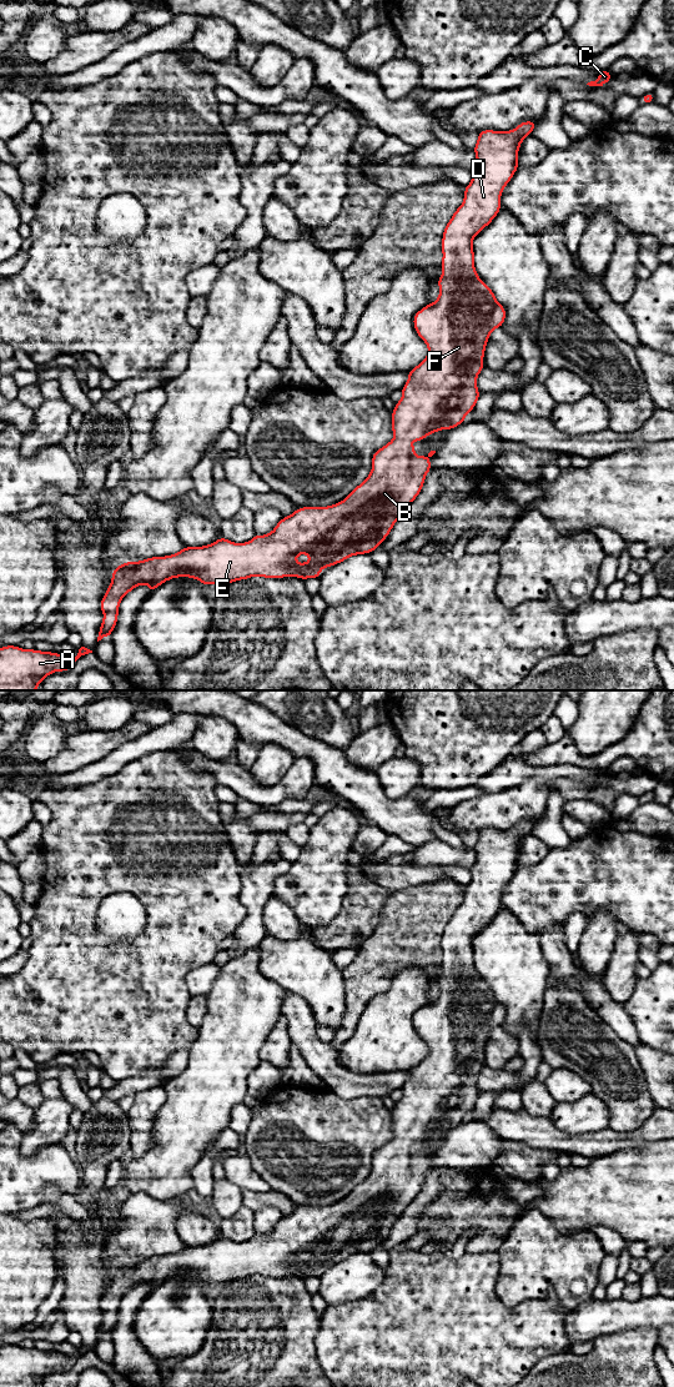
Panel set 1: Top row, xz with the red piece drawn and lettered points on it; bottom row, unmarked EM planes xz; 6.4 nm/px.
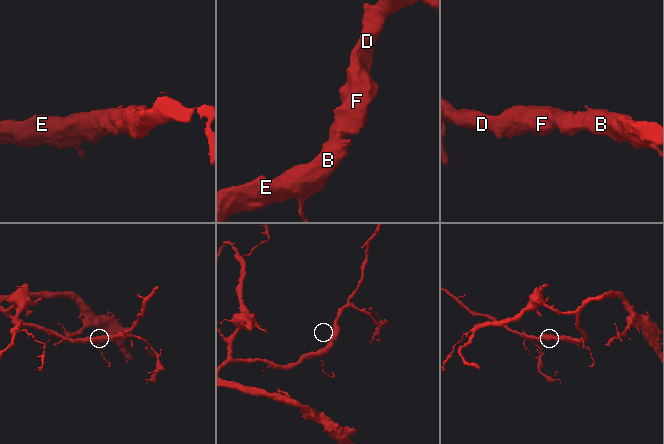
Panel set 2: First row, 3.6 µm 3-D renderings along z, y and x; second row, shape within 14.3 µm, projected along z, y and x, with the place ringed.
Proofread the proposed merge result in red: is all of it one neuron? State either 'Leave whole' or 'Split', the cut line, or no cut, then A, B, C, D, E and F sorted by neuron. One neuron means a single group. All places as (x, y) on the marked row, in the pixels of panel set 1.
Leave whole. No split. Groups: A B C D E F

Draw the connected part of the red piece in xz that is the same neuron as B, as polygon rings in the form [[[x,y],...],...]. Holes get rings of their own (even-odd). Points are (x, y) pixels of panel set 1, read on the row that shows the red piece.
[[[523,121],[510,131],[482,130],[478,132],[478,141],[473,149],[477,162],[472,170],[472,181],[464,187],[464,200],[448,221],[442,236],[443,260],[439,265],[442,276],[436,281],[439,286],[439,296],[434,302],[417,311],[413,317],[413,326],[419,338],[426,342],[428,355],[418,366],[407,372],[408,381],[401,390],[402,398],[391,412],[394,438],[373,453],[372,469],[368,477],[343,501],[326,507],[297,508],[291,516],[283,517],[272,532],[265,536],[256,534],[248,542],[235,543],[220,537],[208,546],[185,547],[172,556],[150,557],[144,561],[120,564],[114,569],[110,587],[100,602],[104,618],[97,642],[105,637],[110,638],[117,624],[121,599],[137,586],[147,584],[151,593],[166,581],[180,577],[195,578],[203,586],[228,584],[255,576],[263,578],[298,577],[302,581],[321,578],[320,571],[322,568],[336,566],[352,556],[372,553],[388,537],[394,523],[422,491],[426,476],[432,469],[429,458],[436,453],[436,451],[431,451],[427,457],[416,456],[416,444],[409,444],[408,442],[423,441],[428,434],[441,429],[451,431],[464,423],[464,417],[473,411],[481,396],[476,381],[484,368],[486,346],[492,331],[503,326],[507,311],[497,301],[491,287],[479,278],[474,268],[473,237],[487,227],[501,211],[502,192],[519,167],[518,150],[520,144],[527,136],[532,135],[535,126],[535,121]],[[302,553],[310,556],[307,563],[297,563],[295,561]]]

